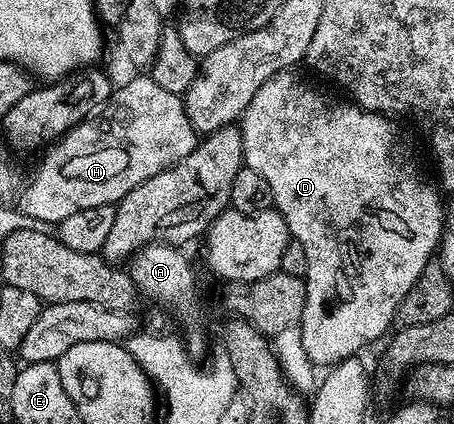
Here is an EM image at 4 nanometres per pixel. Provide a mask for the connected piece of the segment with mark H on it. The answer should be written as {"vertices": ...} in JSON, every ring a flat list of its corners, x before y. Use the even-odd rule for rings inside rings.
{"vertices":[[149,75,135,77,118,86,98,112,42,150,43,162,19,193,19,209,27,217,58,223,77,211,115,205,145,179,185,159,200,140,180,94,157,87]]}

